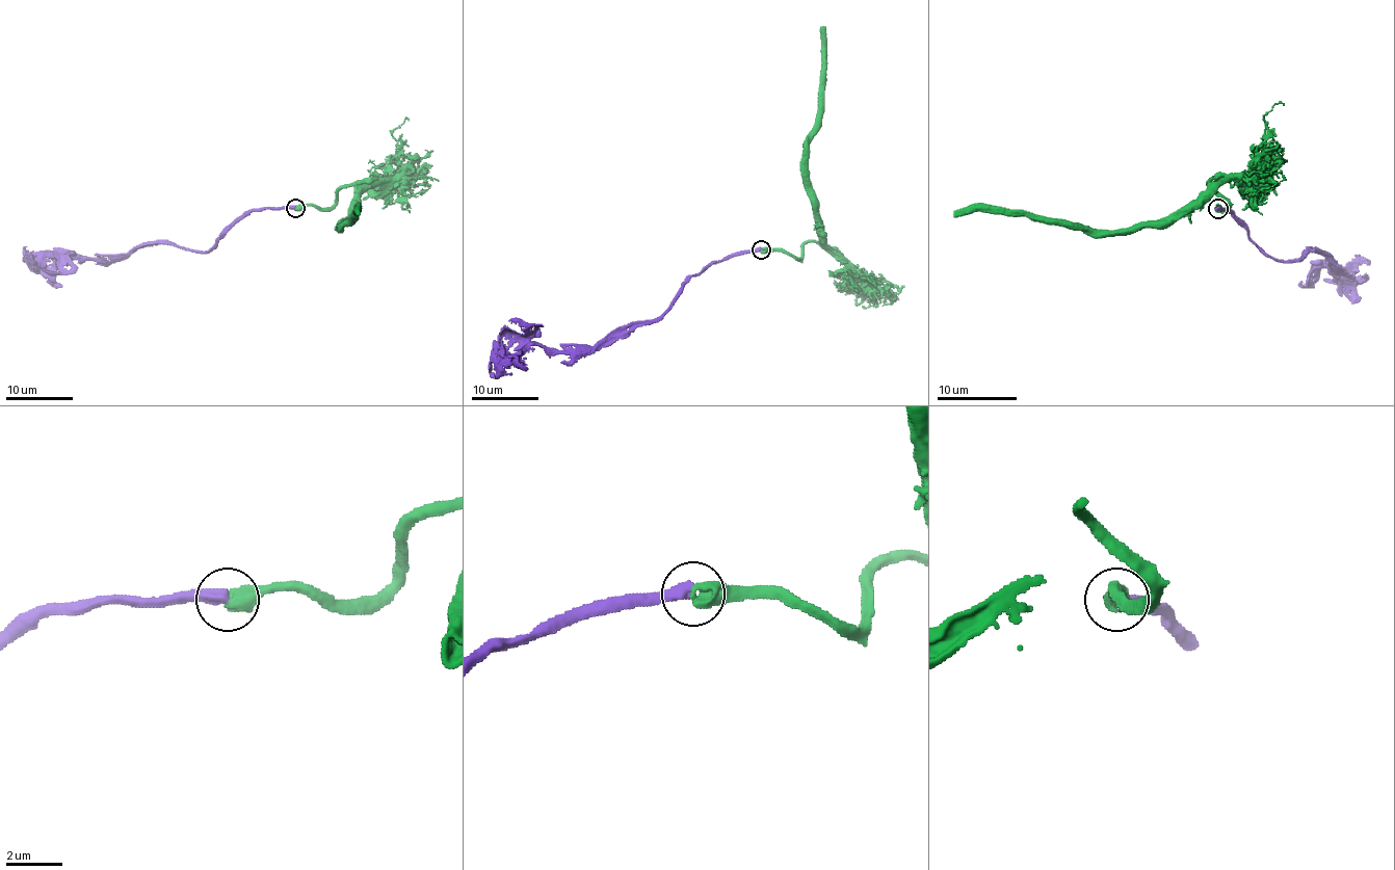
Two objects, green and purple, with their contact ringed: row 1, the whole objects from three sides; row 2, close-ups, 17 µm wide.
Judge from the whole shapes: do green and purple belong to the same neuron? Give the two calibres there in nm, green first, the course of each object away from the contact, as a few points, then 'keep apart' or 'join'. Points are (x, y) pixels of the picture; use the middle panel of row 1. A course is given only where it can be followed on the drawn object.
calibres 550 and 440 nm; course green (761, 249), (783, 249), (799, 258), (808, 241), (820, 241), (807, 166), (821, 86), (821, 27); course purple (761, 249), (710, 261), (663, 312), (593, 345), (547, 350), (526, 344), (498, 354), (490, 371), (499, 376); join

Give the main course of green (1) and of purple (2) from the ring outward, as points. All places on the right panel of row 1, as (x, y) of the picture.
1: (1217, 209), (1228, 205), (1208, 185), (1180, 209), (1120, 231), (1082, 231), (1024, 215), (965, 211), (954, 217)
2: (1217, 207), (1267, 255), (1291, 261), (1317, 252), (1341, 277), (1367, 259)

